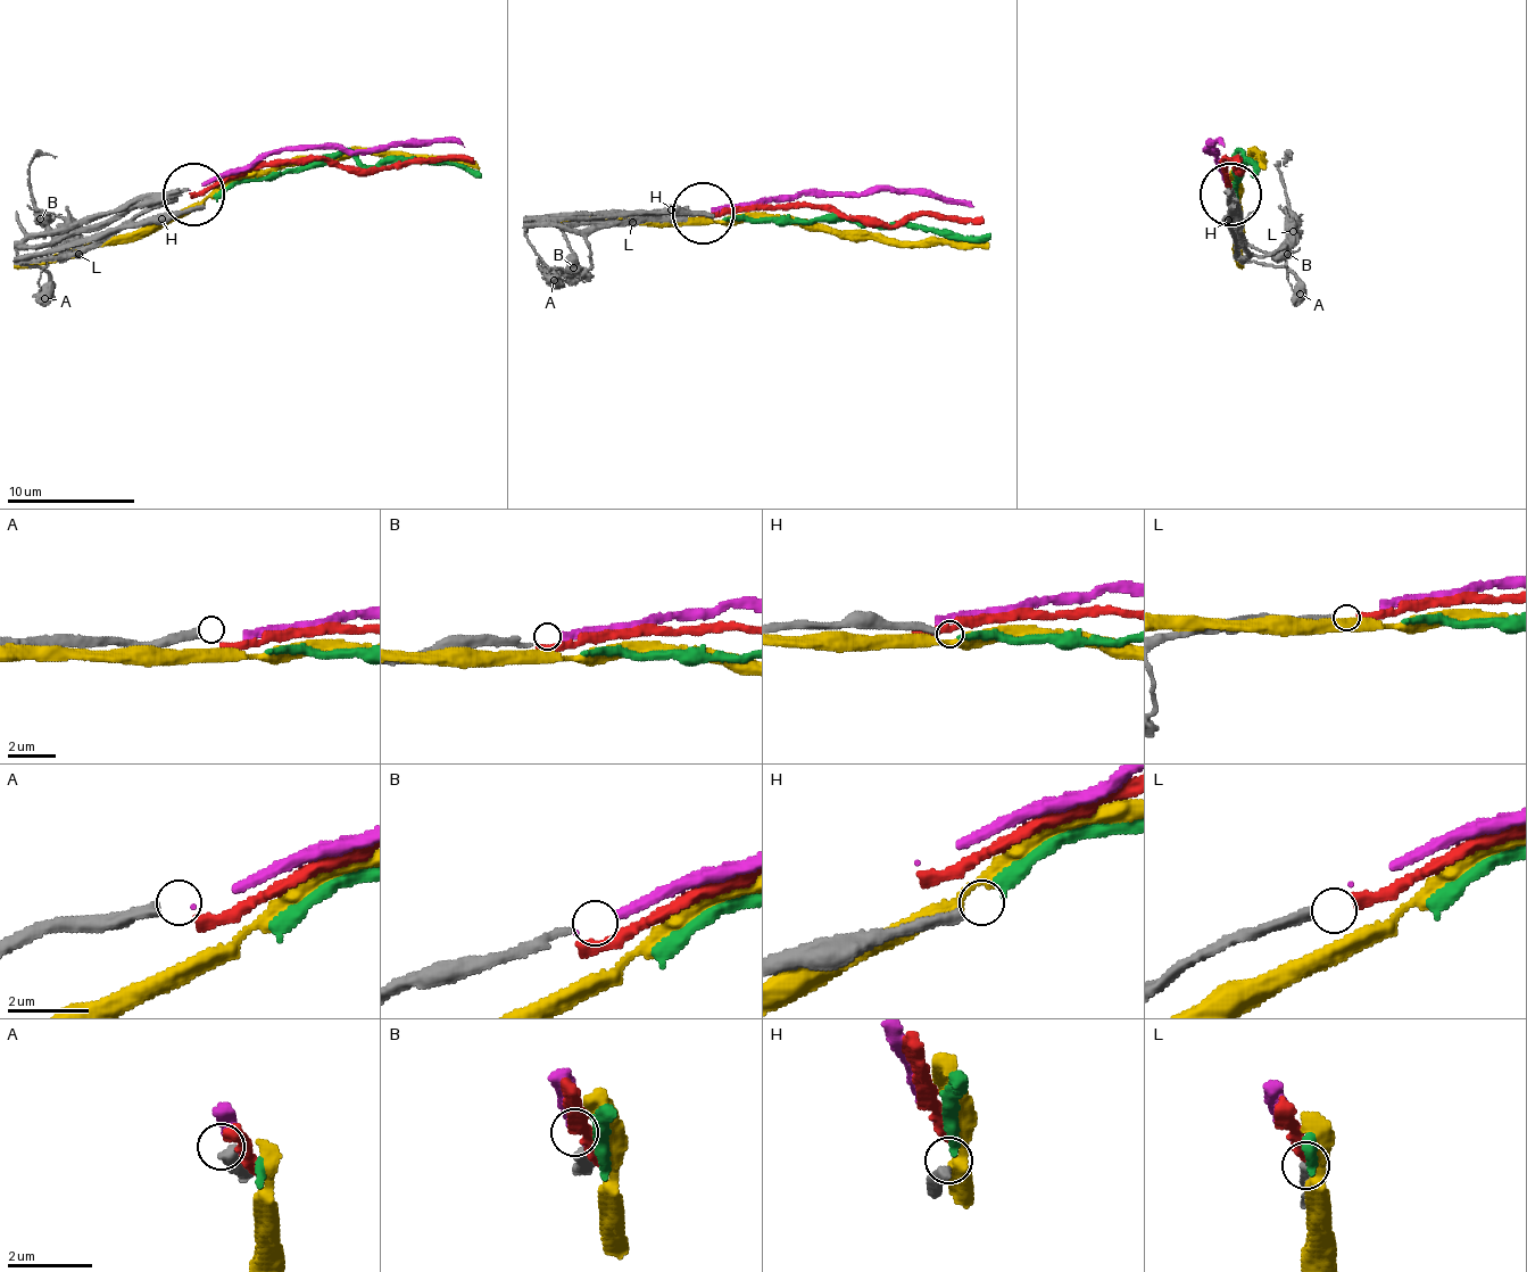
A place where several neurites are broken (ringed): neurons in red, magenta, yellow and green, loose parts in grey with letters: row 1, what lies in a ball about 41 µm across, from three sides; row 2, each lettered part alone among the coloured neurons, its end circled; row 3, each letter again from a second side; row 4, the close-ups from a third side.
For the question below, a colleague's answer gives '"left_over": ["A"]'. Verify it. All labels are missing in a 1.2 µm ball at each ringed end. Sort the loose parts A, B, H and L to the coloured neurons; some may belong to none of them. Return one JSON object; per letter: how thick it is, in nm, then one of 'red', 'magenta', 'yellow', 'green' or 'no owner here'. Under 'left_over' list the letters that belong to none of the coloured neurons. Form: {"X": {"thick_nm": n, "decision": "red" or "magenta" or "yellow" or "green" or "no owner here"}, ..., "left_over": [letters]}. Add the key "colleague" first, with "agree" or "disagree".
{"colleague": "agree", "A": {"thick_nm": 320, "decision": "no owner here"}, "B": {"thick_nm": 200, "decision": "magenta"}, "H": {"thick_nm": 260, "decision": "green"}, "L": {"thick_nm": 280, "decision": "red"}, "left_over": ["A"]}

